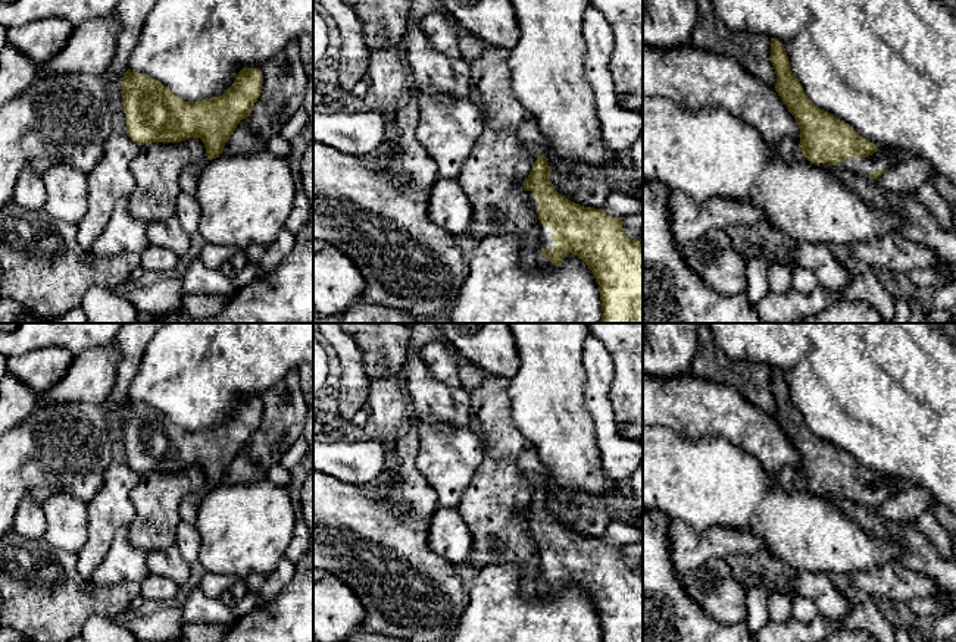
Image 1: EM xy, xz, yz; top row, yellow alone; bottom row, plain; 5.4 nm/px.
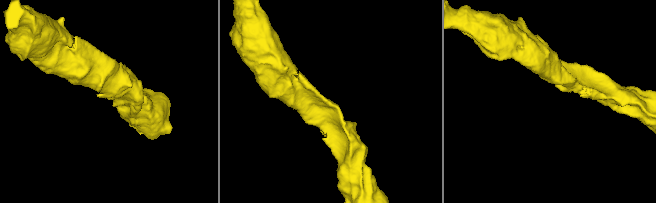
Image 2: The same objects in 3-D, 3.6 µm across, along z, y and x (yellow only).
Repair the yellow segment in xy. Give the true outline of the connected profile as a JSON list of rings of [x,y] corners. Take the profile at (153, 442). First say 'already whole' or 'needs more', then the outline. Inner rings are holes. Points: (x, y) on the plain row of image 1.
needs more; [[[244,397],[219,426],[184,430],[168,416],[146,403],[128,398],[121,407],[126,464],[138,475],[181,472],[200,467],[206,485],[179,502],[179,519],[196,524],[203,497],[222,483],[240,450],[252,444],[260,426],[263,404],[259,397]]]

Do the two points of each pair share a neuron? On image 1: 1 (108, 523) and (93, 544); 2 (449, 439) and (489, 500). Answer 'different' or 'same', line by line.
1: same
2: different

